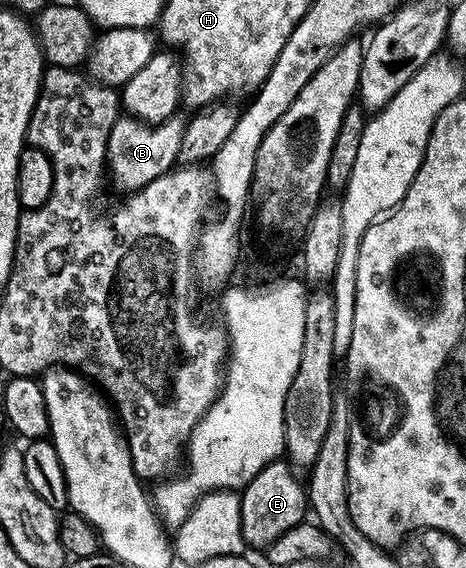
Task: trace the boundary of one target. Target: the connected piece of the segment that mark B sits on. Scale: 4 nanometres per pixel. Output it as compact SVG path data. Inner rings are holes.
M131 115L117 117L114 127L110 127L106 162L111 184L113 181L120 189L135 191L146 187L146 183L157 181L163 173L170 172L179 159L185 124L185 118L180 115L166 119L163 125L145 125Z

